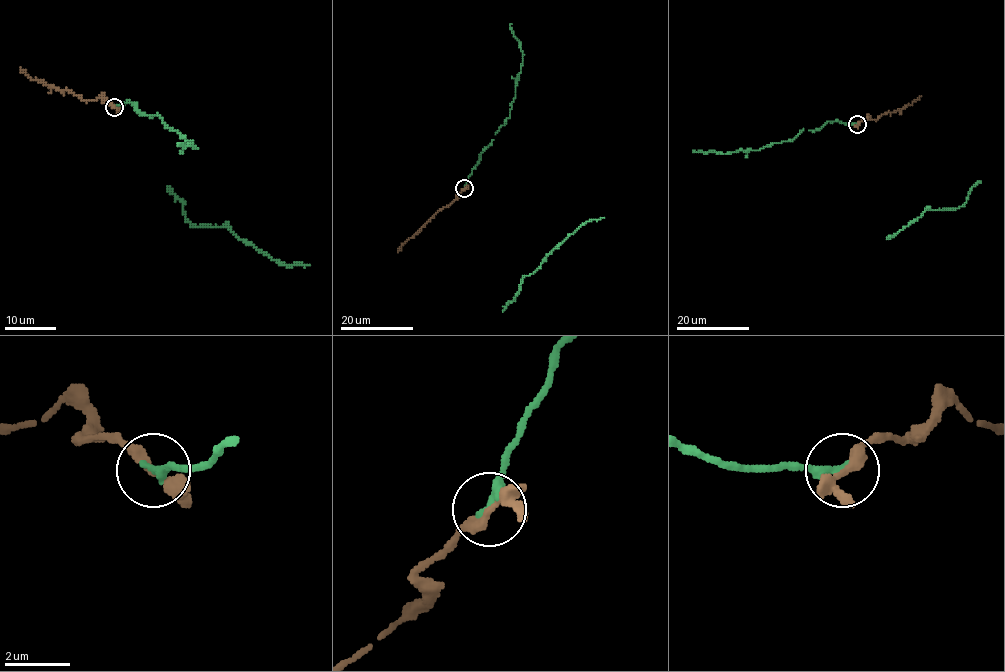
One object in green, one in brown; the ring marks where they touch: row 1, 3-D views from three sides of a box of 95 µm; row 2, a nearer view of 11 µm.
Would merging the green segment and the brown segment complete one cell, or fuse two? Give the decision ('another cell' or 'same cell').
same cell

